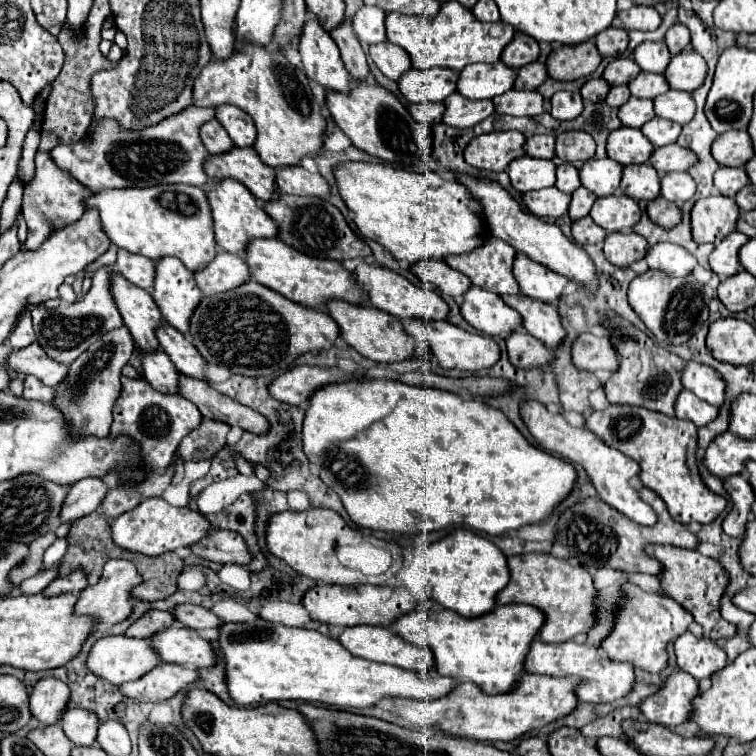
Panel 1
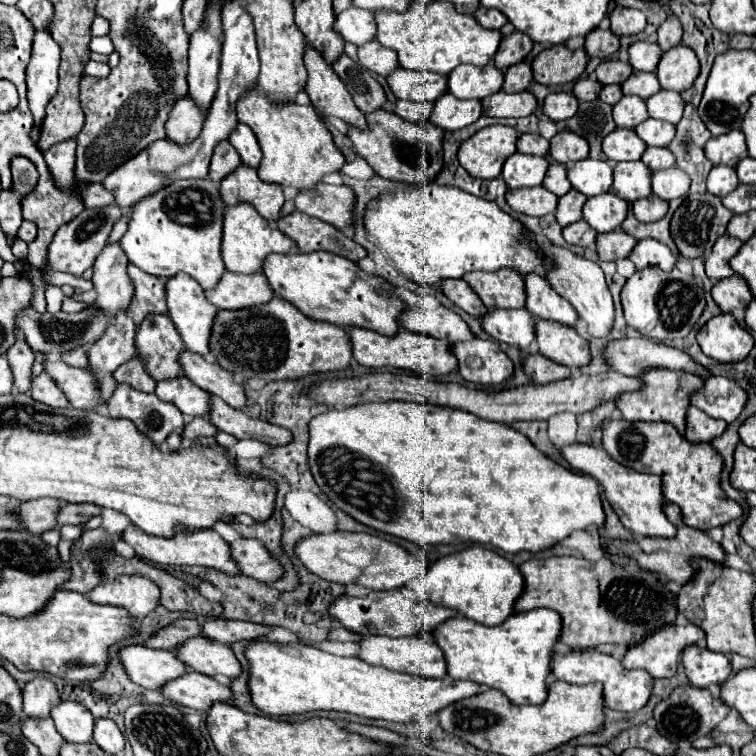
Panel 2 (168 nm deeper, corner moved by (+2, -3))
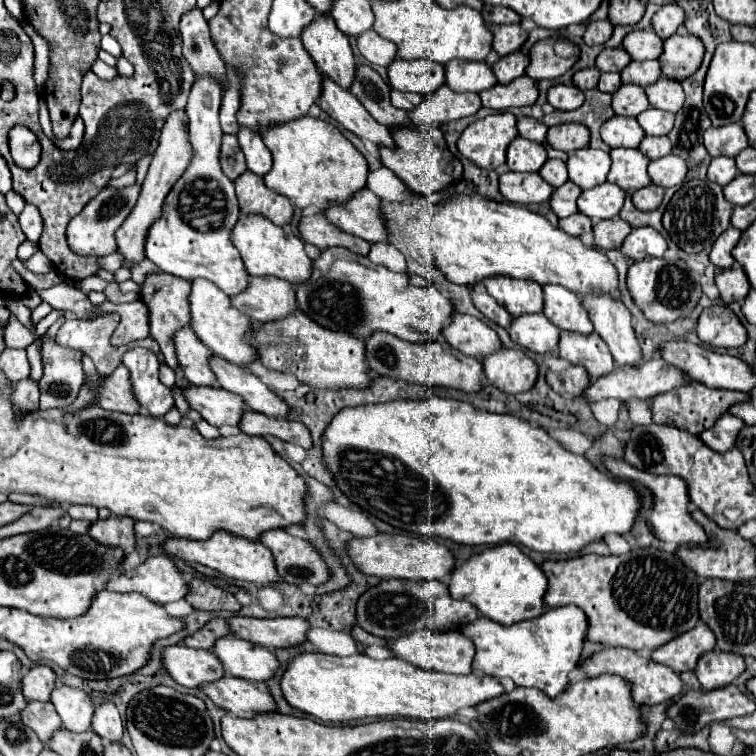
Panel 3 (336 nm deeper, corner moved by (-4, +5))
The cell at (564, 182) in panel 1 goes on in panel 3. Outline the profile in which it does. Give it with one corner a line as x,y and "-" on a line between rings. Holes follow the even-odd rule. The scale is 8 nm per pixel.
546,160
544,166
538,172
550,186
558,188
564,182
568,182
568,172
566,172
566,164
562,160

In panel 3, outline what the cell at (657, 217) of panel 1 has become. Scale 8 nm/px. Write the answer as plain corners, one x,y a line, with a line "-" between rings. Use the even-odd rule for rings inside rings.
650,184
650,186
644,186
632,194
632,204
638,210
654,210
660,206
662,196
664,196
664,188

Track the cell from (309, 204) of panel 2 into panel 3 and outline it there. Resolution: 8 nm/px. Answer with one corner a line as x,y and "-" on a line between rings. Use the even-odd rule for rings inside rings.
368,188
356,192
350,202
344,206
334,206
324,212
332,224
360,236
366,242
384,242
388,244
388,226
382,216
382,200
372,194

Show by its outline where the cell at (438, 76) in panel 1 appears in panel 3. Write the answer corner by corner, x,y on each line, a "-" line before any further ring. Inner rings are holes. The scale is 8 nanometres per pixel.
396,58
388,66
388,78
390,86
400,92
416,92
426,96
444,84
444,66
426,58
412,62

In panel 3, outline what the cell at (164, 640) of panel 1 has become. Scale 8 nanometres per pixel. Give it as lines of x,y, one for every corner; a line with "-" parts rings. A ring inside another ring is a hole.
226,636
226,640
218,640
212,652
220,658
228,674
252,682
270,680
280,666
272,650
246,642
238,636

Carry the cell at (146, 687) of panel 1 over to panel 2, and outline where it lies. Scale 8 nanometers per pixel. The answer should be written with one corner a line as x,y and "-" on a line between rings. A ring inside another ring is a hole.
186,672
174,680
168,680
160,692
170,702
198,712
206,712
216,700
220,702
230,700
228,686
222,686
214,678
198,672

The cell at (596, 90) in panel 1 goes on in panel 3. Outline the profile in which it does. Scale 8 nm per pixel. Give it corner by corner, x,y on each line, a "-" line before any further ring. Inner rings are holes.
584,68
584,70
578,70
578,72
574,74
574,84
576,84
580,90
590,90
590,88
596,88
598,78
600,78
598,68

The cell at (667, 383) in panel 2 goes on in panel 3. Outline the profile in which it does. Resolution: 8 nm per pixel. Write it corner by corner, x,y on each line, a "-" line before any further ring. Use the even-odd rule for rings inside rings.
700,382
690,384
690,388
676,388
674,392
666,392
662,396
654,396
650,402
650,410
656,424
668,424
676,426
680,430
686,430
690,434
702,434
704,430
712,428
716,420
730,410
730,406
748,400
746,392
734,392
734,390
710,390

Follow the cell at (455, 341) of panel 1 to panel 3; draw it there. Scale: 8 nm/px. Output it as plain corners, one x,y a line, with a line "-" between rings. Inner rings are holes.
502,348
496,356
486,356
482,364
486,380
506,394
528,392
538,380
538,364
516,348

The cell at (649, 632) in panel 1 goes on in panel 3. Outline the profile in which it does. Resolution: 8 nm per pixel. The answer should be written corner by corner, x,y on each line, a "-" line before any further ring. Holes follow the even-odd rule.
700,622
694,630
678,636
678,640
672,640
670,644
664,644
662,648
652,652
652,660
666,664
670,668
676,668
676,672
694,670
698,664
698,658
706,652
712,652
716,648
716,638
706,628
704,622

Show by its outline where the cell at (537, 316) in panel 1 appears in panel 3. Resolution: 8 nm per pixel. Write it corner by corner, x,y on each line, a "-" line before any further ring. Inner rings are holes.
562,332
558,354
570,364
586,368
592,380
598,380
600,376
606,376
614,370
610,348
596,332
592,332
590,336
582,336
578,332

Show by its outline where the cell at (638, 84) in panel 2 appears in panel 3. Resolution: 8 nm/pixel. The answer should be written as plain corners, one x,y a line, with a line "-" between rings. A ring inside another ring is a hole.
646,60
646,62
630,62
622,72
622,84
638,84
642,88
654,84
660,78
660,64
658,60

